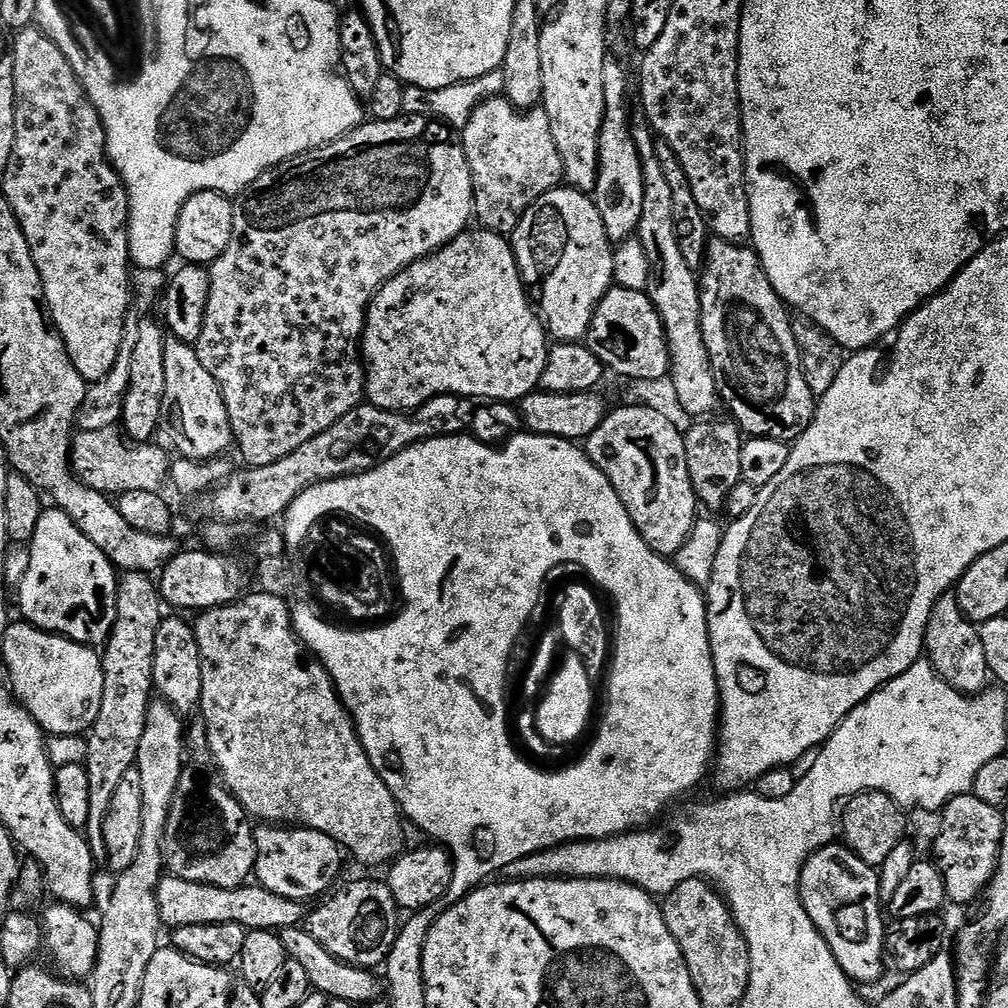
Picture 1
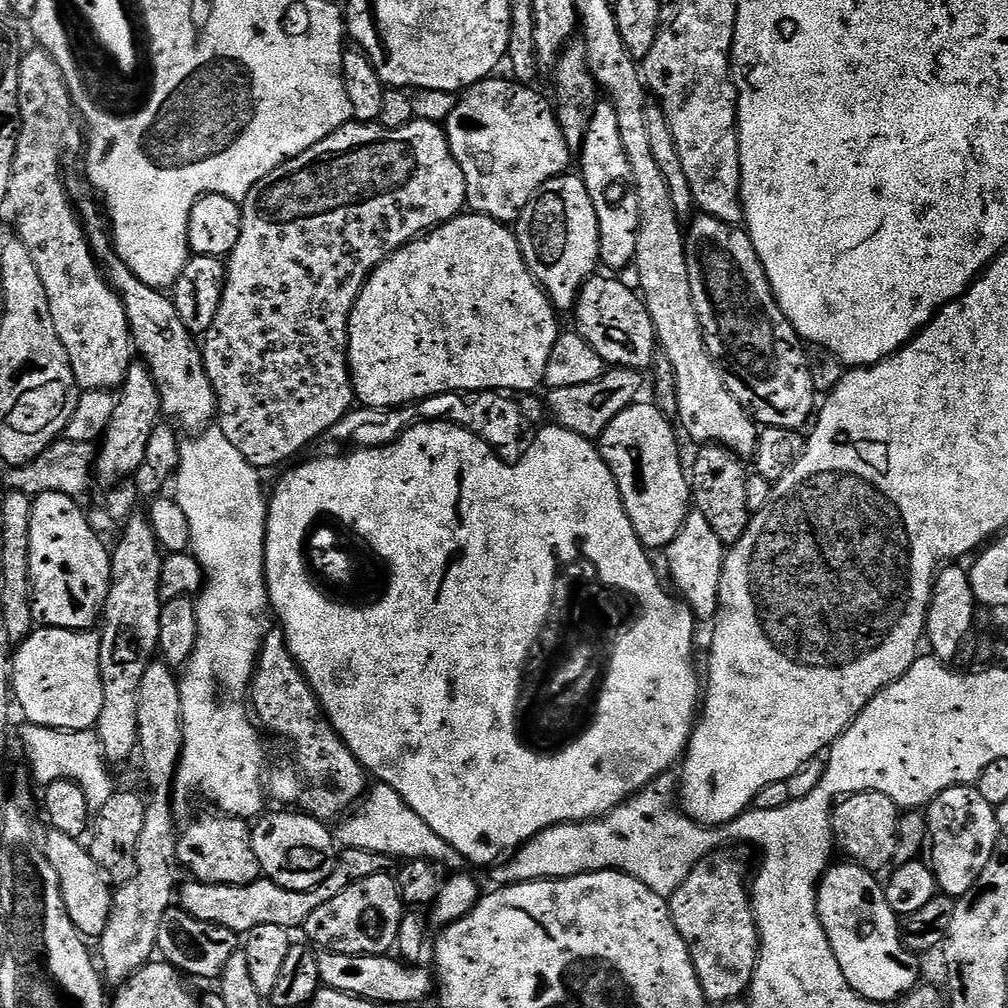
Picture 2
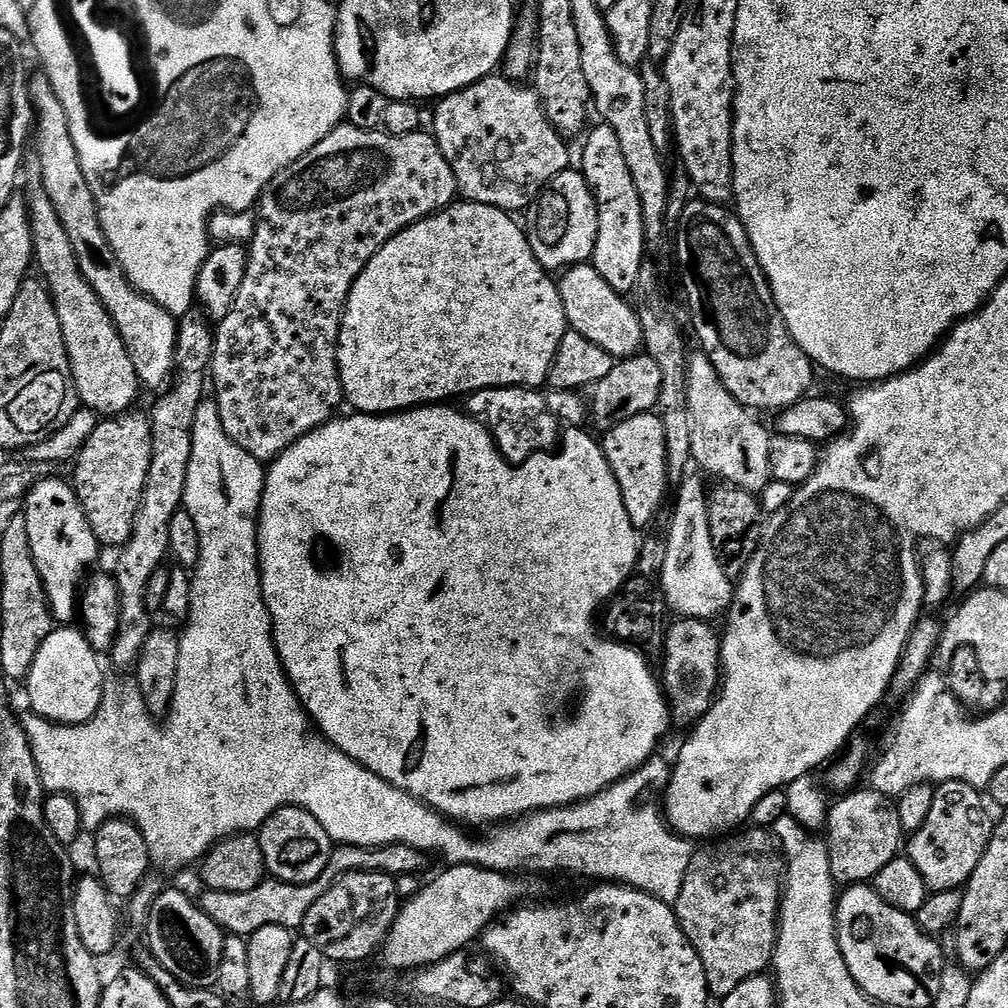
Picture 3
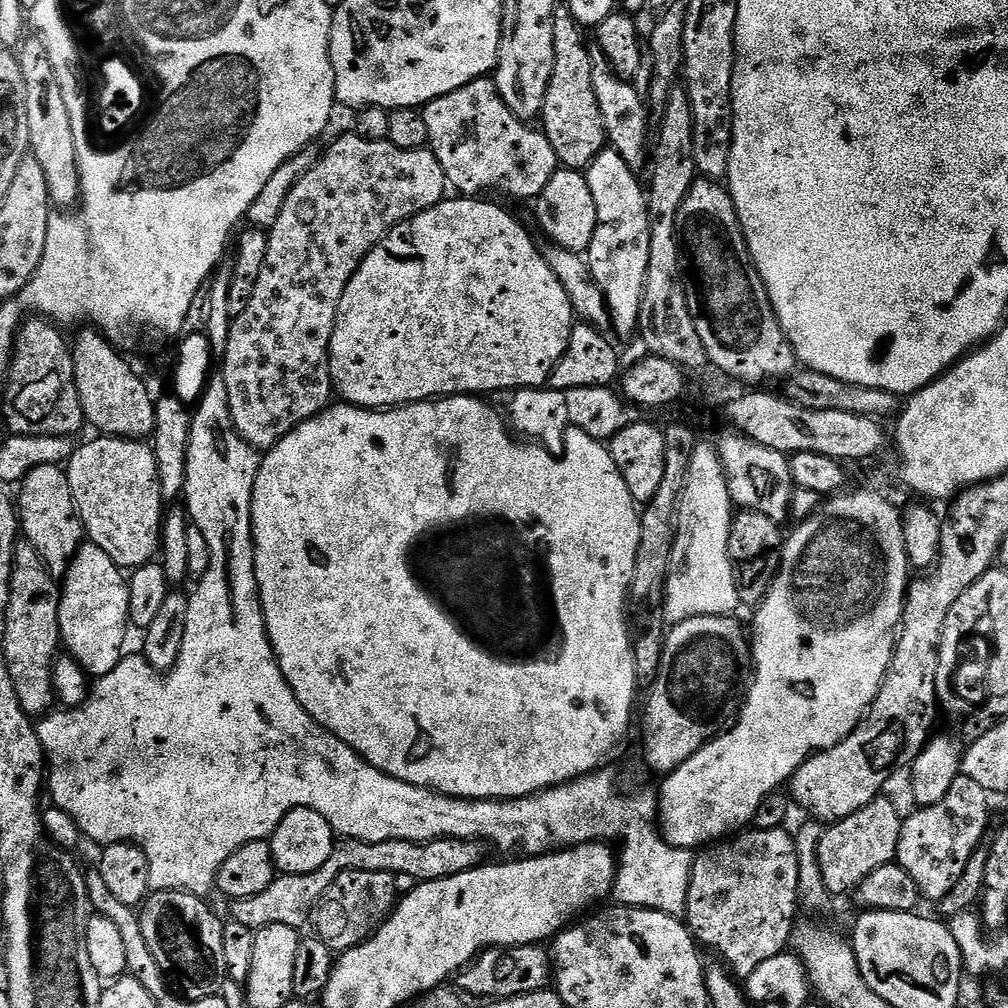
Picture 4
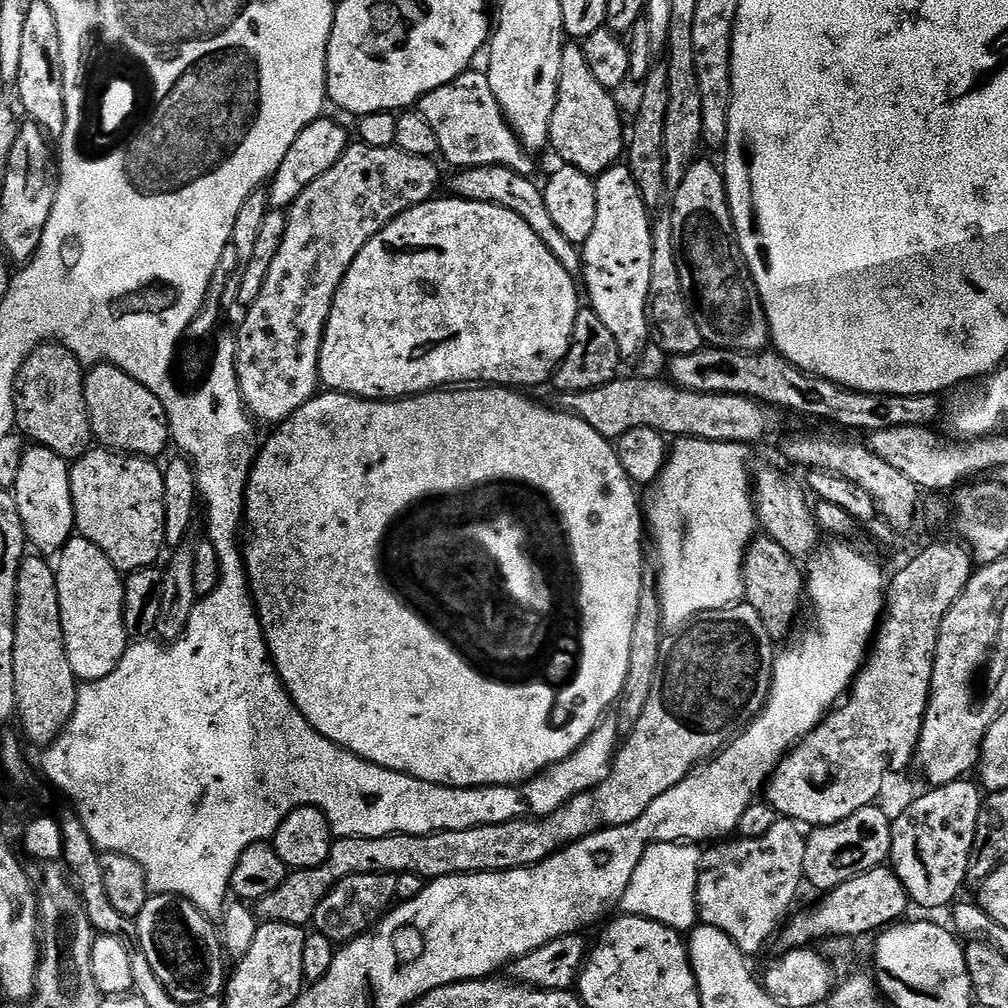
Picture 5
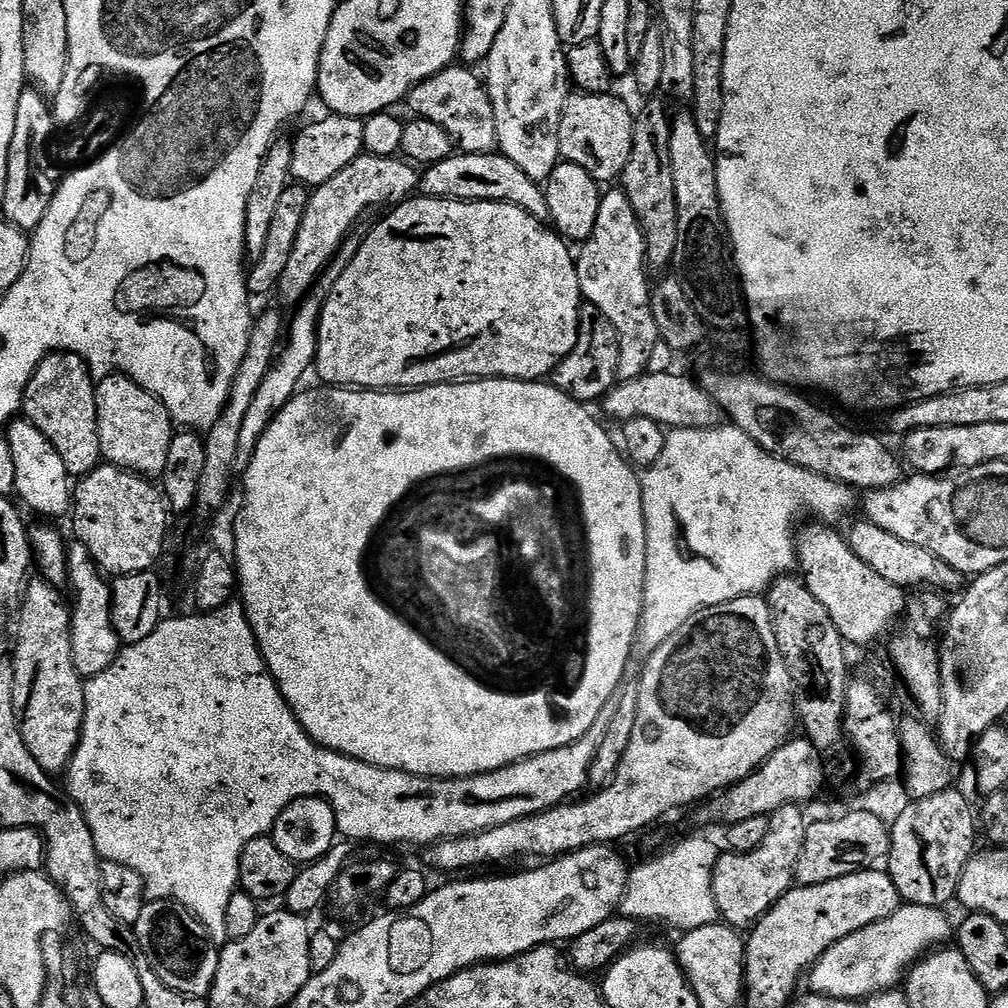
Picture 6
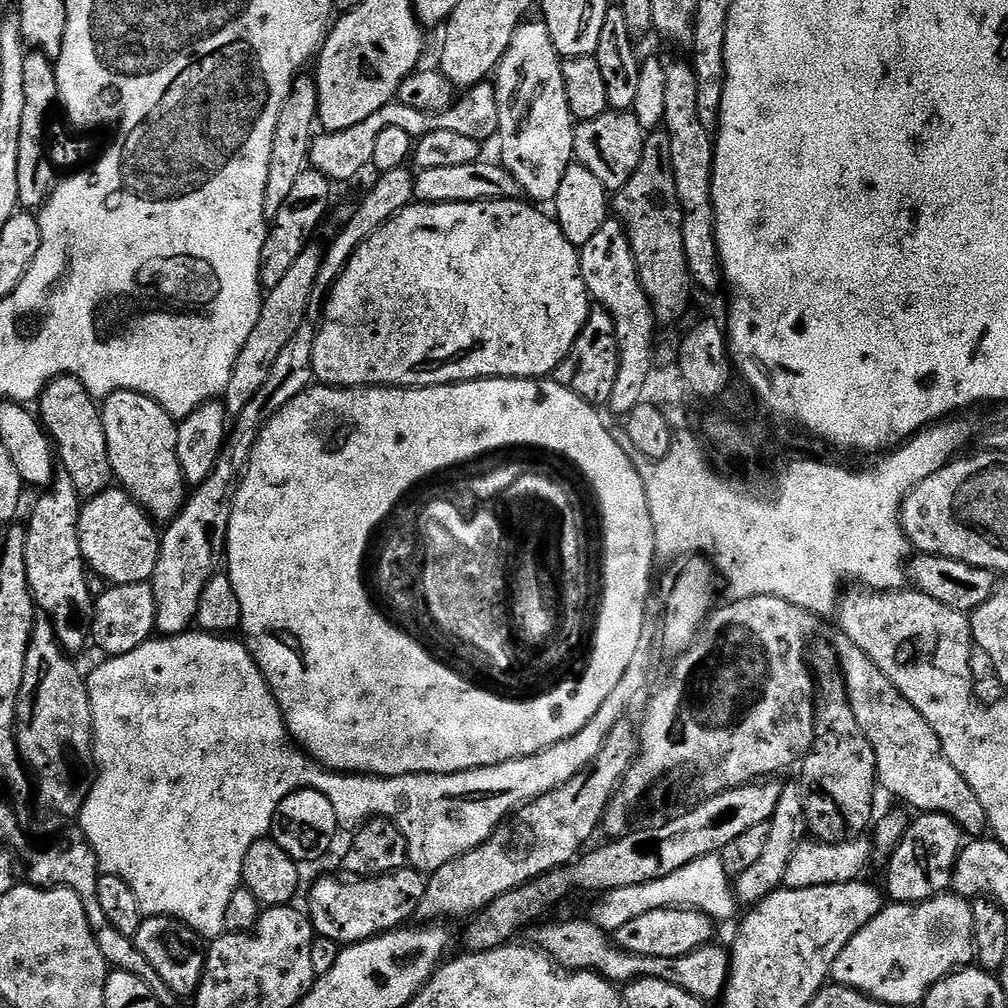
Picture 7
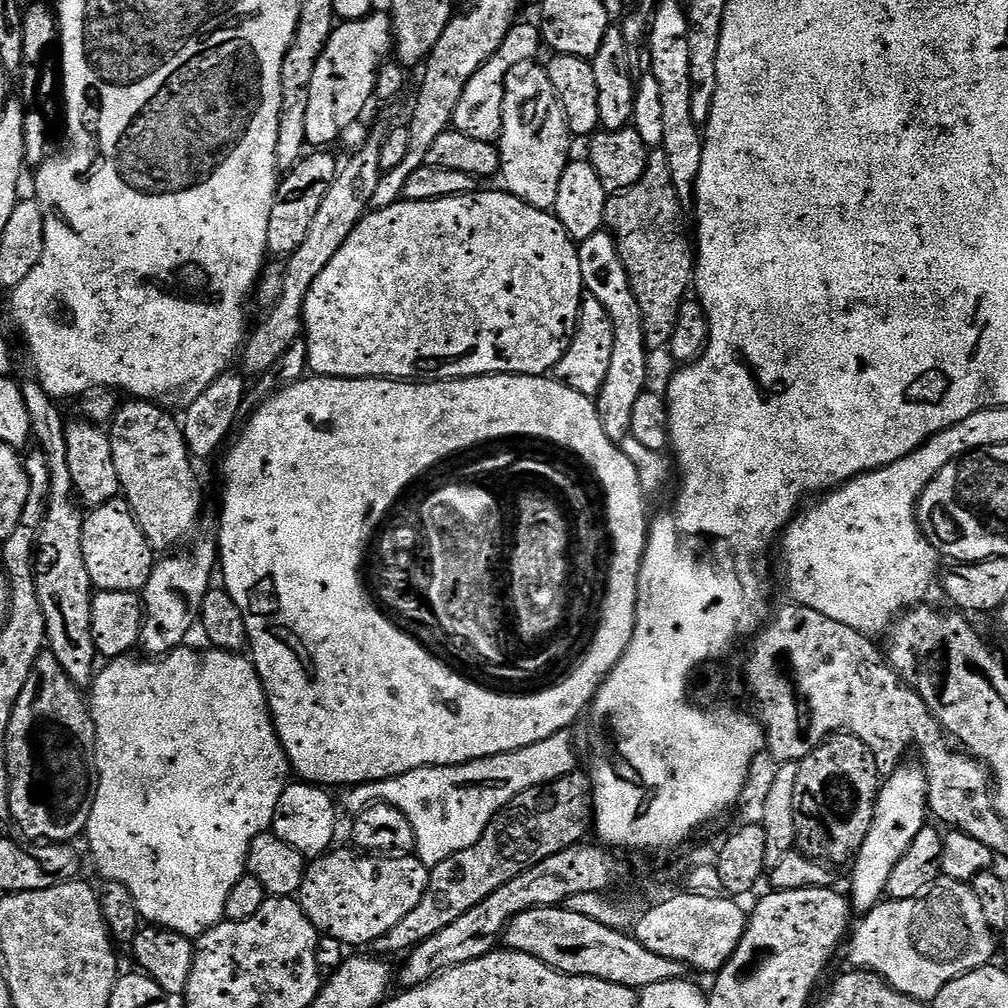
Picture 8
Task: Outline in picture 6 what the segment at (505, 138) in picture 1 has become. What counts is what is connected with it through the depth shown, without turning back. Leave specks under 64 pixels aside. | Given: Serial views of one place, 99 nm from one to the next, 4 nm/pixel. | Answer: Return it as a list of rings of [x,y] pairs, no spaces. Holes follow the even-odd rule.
[[[468,66],[444,68],[438,74],[418,82],[406,97],[406,105],[413,117],[434,122],[434,126],[442,126],[446,134],[450,134],[455,147],[461,153],[482,154],[496,152],[496,123],[494,122],[494,106],[488,97],[485,81],[475,76]]]

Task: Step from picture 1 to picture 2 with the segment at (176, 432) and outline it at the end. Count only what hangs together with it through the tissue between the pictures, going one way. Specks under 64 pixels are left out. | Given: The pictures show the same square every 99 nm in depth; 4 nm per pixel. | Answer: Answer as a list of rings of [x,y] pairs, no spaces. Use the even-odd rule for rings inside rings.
[[[88,200],[79,201],[78,215],[87,231],[88,245],[92,248],[96,263],[100,265],[100,271],[104,273],[108,285],[120,295],[128,319],[128,335],[139,359],[154,378],[160,395],[161,413],[181,429],[184,427],[188,434],[203,432],[217,419],[218,413],[216,395],[208,377],[206,356],[197,337],[186,330],[182,318],[178,318],[178,310],[171,295],[159,288],[146,286],[146,282],[138,278],[134,270],[126,266],[126,262],[122,262],[122,258],[116,253],[101,209],[99,212]]]

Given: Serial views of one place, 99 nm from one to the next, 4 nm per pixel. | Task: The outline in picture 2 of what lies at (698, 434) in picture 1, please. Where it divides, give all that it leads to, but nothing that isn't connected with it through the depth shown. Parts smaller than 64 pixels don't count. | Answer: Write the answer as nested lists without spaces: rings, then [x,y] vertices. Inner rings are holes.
[[[705,444],[699,449],[696,461],[690,464],[690,487],[692,489],[692,504],[695,511],[710,522],[710,530],[718,534],[720,543],[731,546],[746,534],[750,513],[746,506],[746,486],[750,475],[749,469],[744,469],[745,461],[721,444]]]

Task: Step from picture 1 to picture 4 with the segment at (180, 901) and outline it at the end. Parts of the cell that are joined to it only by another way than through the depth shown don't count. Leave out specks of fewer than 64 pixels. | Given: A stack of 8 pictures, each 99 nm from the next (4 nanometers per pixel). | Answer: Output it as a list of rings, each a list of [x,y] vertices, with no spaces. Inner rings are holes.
[[[443,836],[441,840],[387,840],[386,842],[366,842],[365,840],[350,840],[347,838],[341,839],[339,843],[333,847],[330,858],[326,858],[326,863],[322,866],[318,866],[318,870],[310,870],[310,874],[290,874],[289,876],[280,874],[277,875],[274,882],[270,882],[270,886],[266,886],[266,890],[262,890],[262,894],[254,894],[254,898],[242,898],[241,900],[231,901],[230,907],[232,907],[232,913],[230,913],[230,919],[234,922],[242,922],[242,926],[250,926],[253,930],[258,928],[265,928],[271,924],[277,924],[278,926],[290,926],[291,928],[300,930],[309,923],[310,917],[312,915],[312,907],[319,902],[322,898],[322,894],[326,894],[326,890],[330,890],[330,886],[334,881],[336,881],[343,872],[353,872],[354,870],[374,870],[375,872],[389,872],[392,876],[397,876],[398,874],[411,874],[412,877],[418,882],[423,882],[426,880],[441,880],[442,878],[450,878],[454,874],[462,874],[466,870],[471,868],[479,868],[481,864],[485,863],[489,859],[488,852],[486,849],[485,841],[483,840],[459,840],[453,836]]]

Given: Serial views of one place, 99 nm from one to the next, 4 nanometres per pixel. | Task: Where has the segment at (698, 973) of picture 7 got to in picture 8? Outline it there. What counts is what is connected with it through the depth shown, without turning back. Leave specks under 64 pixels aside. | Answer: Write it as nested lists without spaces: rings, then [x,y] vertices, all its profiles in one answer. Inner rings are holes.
[[[566,906],[531,908],[518,914],[508,924],[502,944],[513,952],[530,954],[538,958],[538,962],[546,962],[546,966],[567,976],[593,976],[602,982],[637,990],[654,986],[654,982],[683,980],[690,972],[688,965],[646,950],[635,935],[602,926],[602,922],[594,922],[594,918],[586,918],[586,914],[574,914]]]

